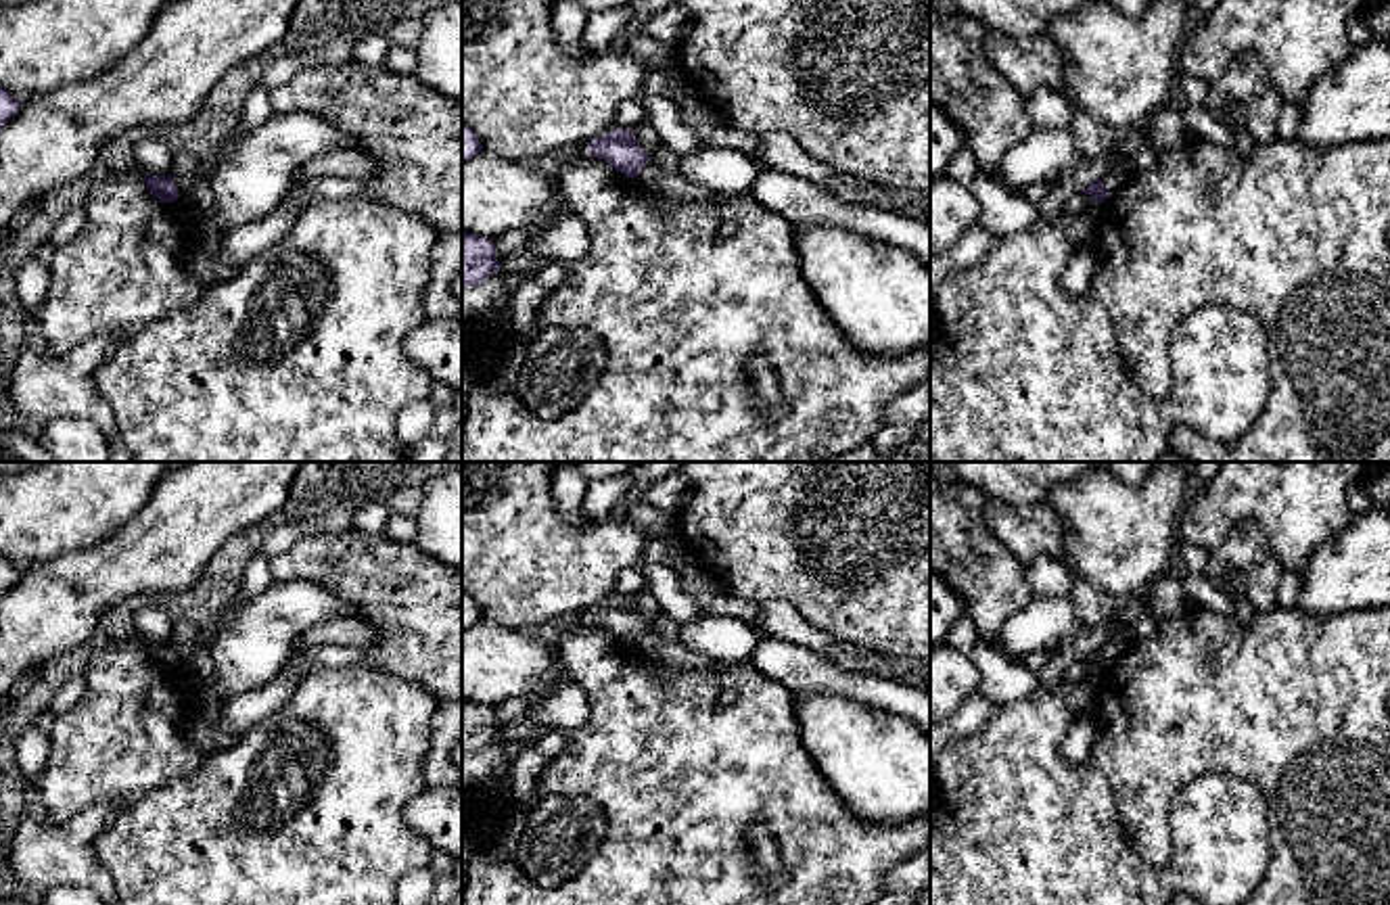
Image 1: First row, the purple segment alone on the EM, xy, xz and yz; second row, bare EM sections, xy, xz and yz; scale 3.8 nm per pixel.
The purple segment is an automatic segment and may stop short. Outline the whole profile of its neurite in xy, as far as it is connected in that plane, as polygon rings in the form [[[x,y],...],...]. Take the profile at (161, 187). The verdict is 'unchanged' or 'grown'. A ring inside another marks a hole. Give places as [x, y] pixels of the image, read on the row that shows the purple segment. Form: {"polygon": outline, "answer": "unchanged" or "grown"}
{"polygon": [[[144,176],[146,188],[161,203],[173,203],[180,199],[180,190],[173,184],[171,176]]], "answer": "unchanged"}

